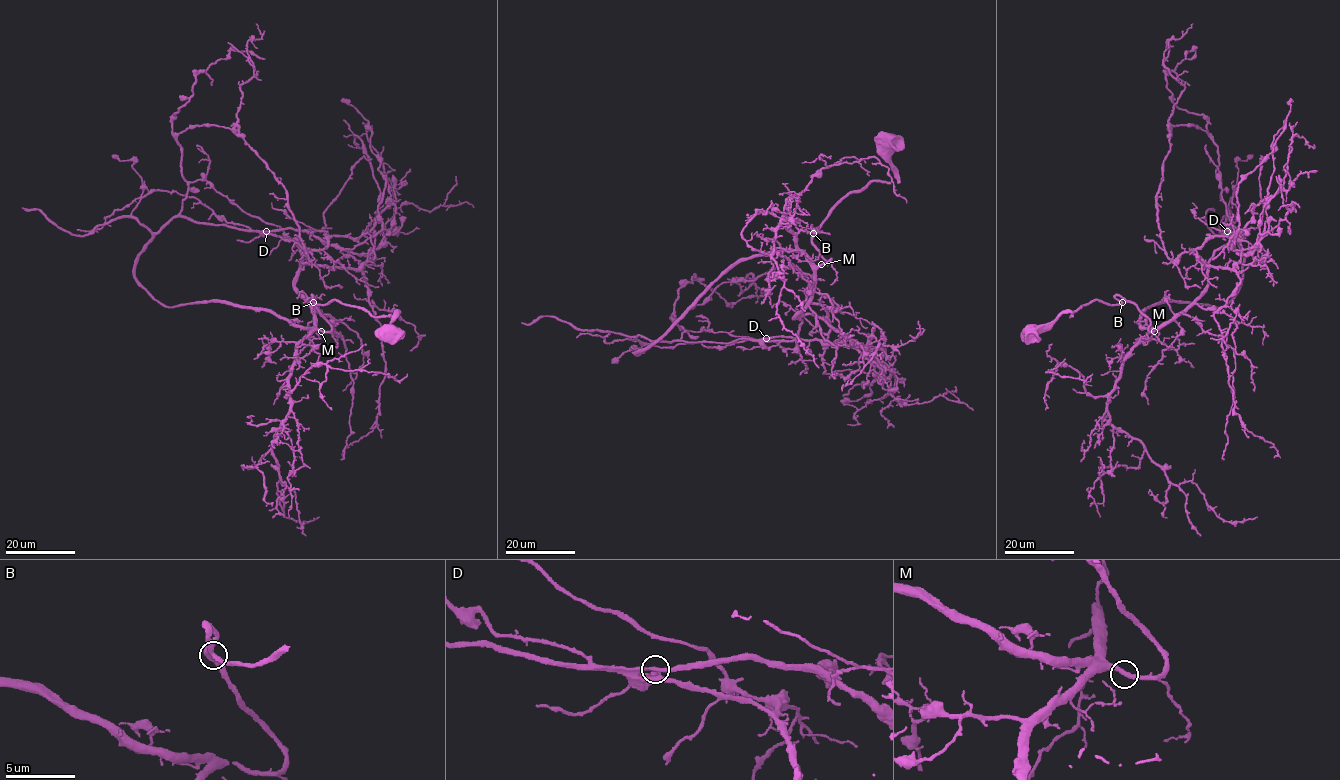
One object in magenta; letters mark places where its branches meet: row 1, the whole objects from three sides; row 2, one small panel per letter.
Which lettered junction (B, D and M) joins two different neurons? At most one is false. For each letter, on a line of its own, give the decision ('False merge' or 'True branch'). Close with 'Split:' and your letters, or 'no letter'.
B: True branch
D: True branch
M: True branch
Split: no letter

